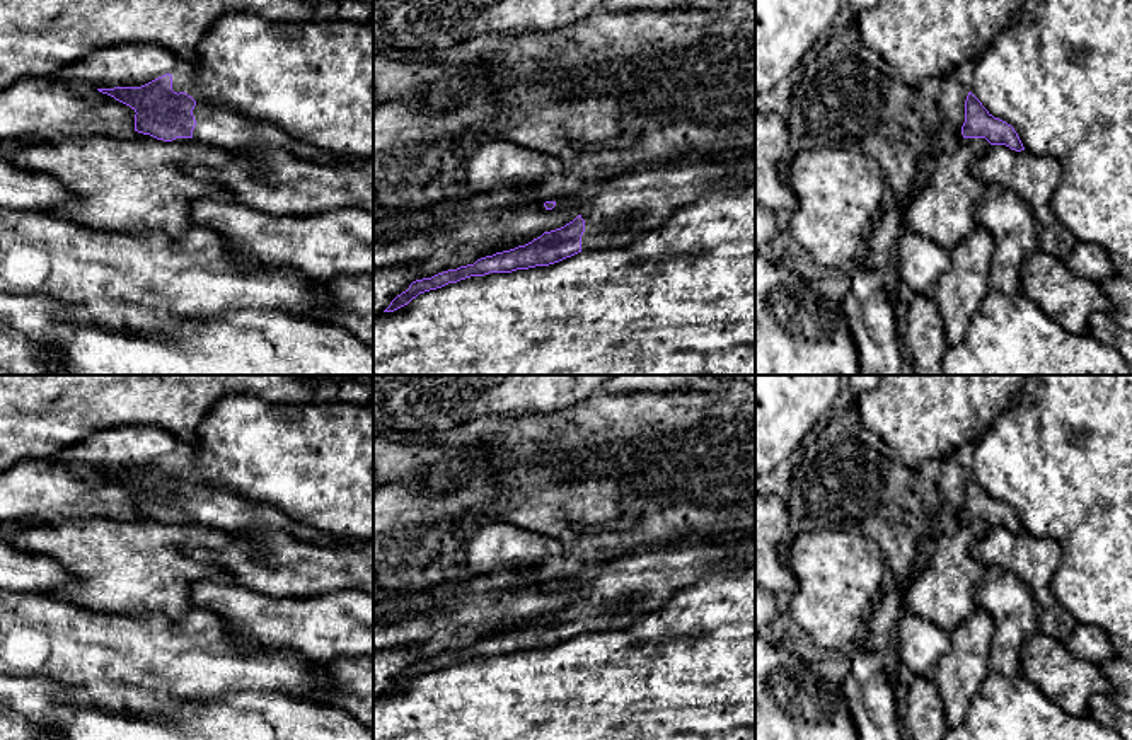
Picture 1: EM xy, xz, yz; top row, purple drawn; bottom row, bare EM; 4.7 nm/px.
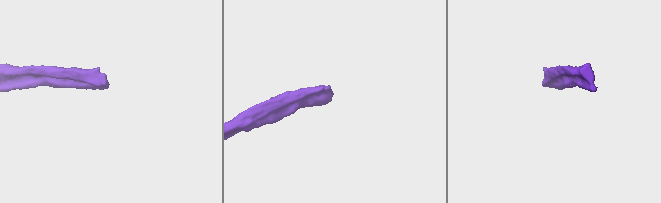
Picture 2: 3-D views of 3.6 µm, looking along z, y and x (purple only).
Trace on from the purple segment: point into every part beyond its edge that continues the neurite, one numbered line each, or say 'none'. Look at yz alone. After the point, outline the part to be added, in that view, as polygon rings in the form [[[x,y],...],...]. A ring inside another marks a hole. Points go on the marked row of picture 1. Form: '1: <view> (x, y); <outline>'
none

